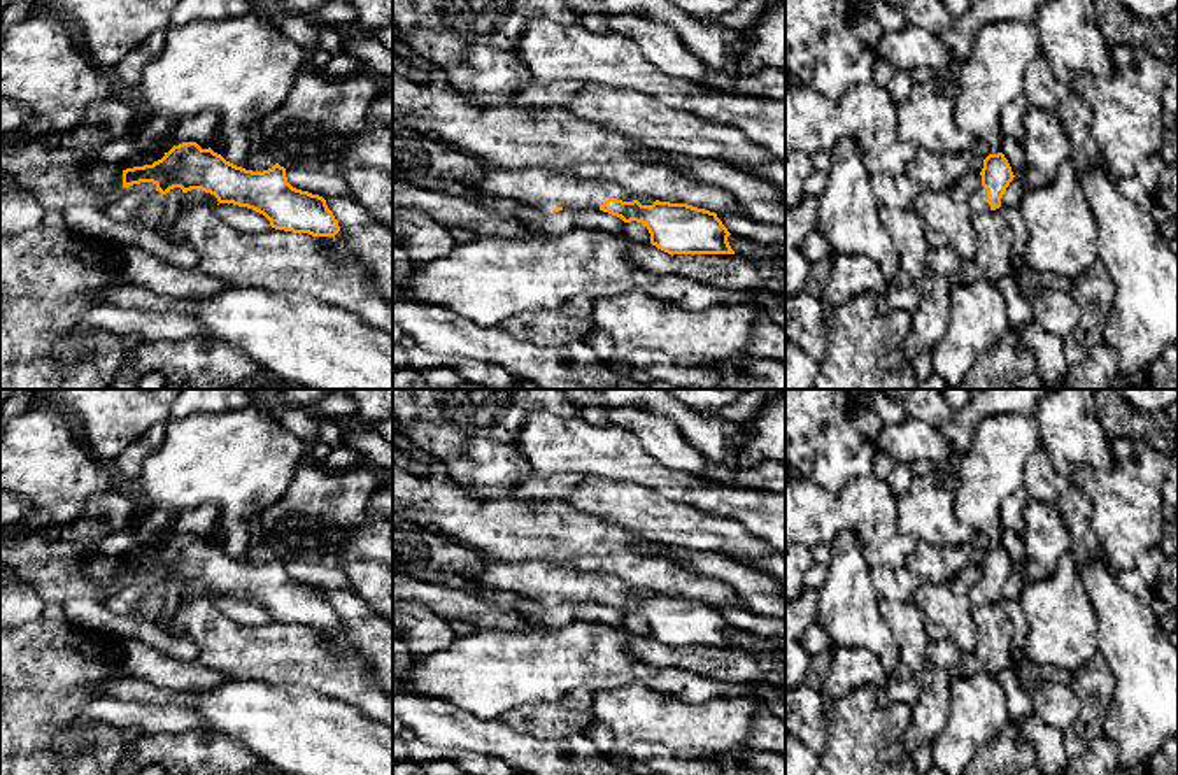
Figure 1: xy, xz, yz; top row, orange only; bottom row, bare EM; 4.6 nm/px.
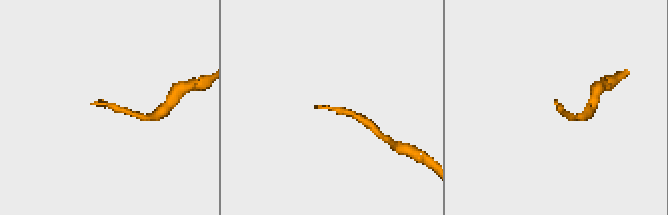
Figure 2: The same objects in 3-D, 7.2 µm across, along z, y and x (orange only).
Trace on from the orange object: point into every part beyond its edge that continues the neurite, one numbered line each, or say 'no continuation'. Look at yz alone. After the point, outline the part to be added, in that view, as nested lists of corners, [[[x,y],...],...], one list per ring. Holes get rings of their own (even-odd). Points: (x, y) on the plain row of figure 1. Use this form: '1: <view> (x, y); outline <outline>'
1: yz (979, 593); outline [[[983,579],[971,589],[971,603],[975,607],[983,607],[990,603],[987,582]]]

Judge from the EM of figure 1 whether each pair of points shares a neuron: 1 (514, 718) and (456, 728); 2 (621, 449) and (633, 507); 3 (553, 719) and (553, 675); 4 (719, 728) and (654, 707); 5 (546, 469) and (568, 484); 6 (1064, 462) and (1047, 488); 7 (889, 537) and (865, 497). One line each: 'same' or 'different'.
1: different
2: different
3: different
4: same
5: different
6: different
7: same

